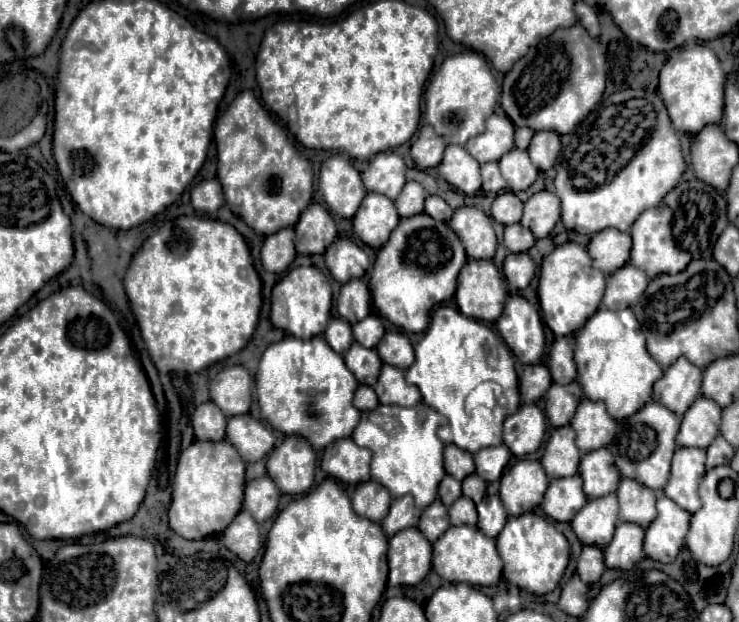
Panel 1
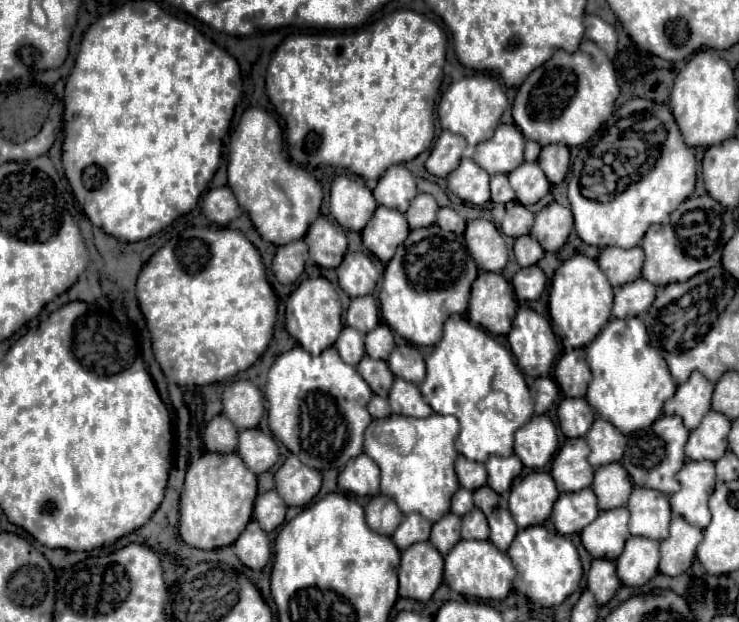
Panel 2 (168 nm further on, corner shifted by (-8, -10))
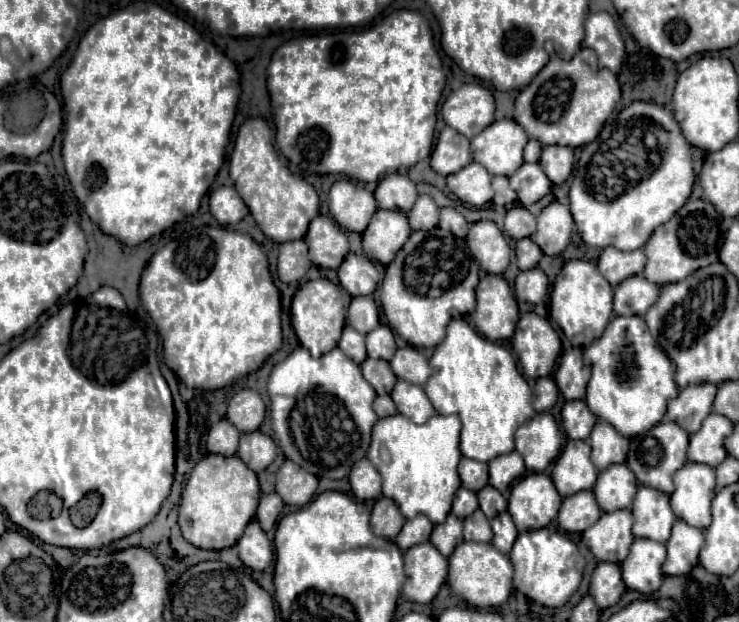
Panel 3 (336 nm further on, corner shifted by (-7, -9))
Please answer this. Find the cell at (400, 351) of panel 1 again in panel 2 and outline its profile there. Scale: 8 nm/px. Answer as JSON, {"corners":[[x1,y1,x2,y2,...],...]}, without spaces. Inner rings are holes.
{"corners":[[413,345,395,347,395,351,387,359,387,365,391,367,391,373,395,377,407,379,415,385,419,385,425,377,425,361]]}

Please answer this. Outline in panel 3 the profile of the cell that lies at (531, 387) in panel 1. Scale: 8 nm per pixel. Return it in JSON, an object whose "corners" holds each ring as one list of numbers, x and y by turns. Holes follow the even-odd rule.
{"corners":[[538,378,534,386,534,396,532,396,534,410,536,412,550,410,556,404,556,398,558,398,556,382,552,378]]}

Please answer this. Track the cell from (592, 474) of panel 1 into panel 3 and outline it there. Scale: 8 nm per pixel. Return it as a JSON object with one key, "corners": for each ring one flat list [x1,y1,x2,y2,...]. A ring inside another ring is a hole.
{"corners":[[614,464,598,474,594,484,594,496,602,510,622,510,632,506,632,498,638,490,638,480,626,464]]}

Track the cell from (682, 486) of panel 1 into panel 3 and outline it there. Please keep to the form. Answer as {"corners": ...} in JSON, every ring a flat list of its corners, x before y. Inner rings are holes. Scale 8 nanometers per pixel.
{"corners":[[686,462,686,466,674,474,674,486,676,490,670,496,674,514,694,528,708,528,712,522,710,502,716,494,714,468]]}

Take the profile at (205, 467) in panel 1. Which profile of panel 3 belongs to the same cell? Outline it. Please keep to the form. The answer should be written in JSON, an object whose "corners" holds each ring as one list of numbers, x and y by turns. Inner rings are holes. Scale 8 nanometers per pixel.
{"corners":[[210,454,200,460,182,492,178,524,182,536,196,548,222,550,236,544,242,536,242,530,252,520,260,498,256,474,238,458,238,456,220,456]]}

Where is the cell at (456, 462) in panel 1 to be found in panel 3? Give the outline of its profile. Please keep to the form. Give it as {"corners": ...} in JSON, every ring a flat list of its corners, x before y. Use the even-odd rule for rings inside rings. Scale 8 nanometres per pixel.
{"corners":[[462,456,460,464,458,464,458,474,460,474,462,486,466,486,468,490,478,492,478,490,482,490,482,486,488,484,488,470,486,470,484,462]]}

